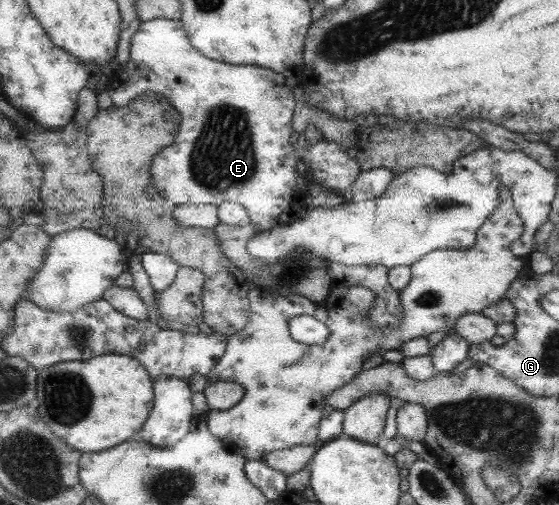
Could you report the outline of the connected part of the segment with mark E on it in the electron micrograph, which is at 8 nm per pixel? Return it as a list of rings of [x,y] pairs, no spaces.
[[[165,18],[152,19],[151,21],[141,23],[140,27],[141,29],[138,30],[138,33],[131,38],[130,58],[127,65],[121,70],[111,70],[111,75],[105,90],[113,97],[113,105],[115,107],[127,106],[127,104],[137,98],[138,95],[145,93],[145,90],[155,91],[159,93],[159,95],[163,95],[179,113],[181,126],[179,126],[179,132],[177,132],[174,142],[170,146],[163,147],[163,149],[155,155],[153,165],[150,169],[153,173],[155,187],[162,192],[163,196],[166,196],[168,200],[175,203],[175,205],[201,203],[218,206],[221,202],[237,202],[247,210],[250,223],[253,223],[259,232],[266,232],[272,227],[300,219],[304,211],[301,211],[301,209],[303,209],[301,205],[295,205],[295,203],[299,203],[299,197],[295,195],[295,187],[297,187],[297,173],[295,173],[296,149],[293,149],[291,143],[289,143],[294,128],[293,111],[295,111],[295,109],[293,109],[293,107],[298,103],[297,97],[293,97],[293,93],[291,93],[292,82],[279,72],[271,71],[271,68],[255,67],[253,65],[231,65],[230,63],[223,63],[219,60],[204,56],[202,52],[190,42],[189,32],[180,20]]]

